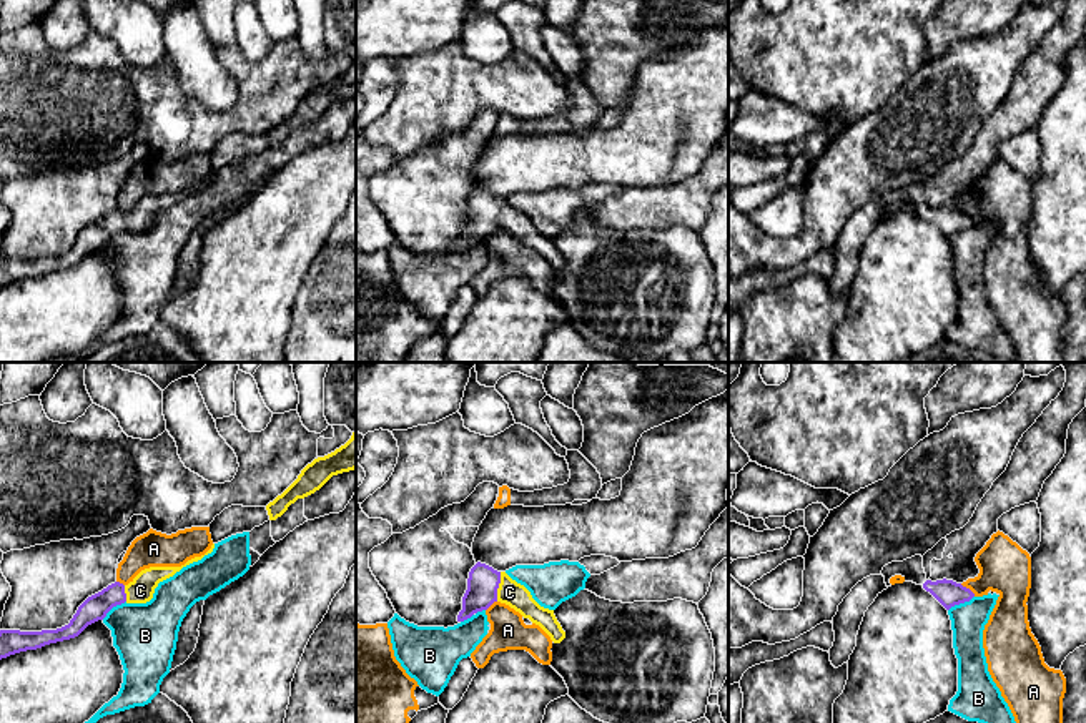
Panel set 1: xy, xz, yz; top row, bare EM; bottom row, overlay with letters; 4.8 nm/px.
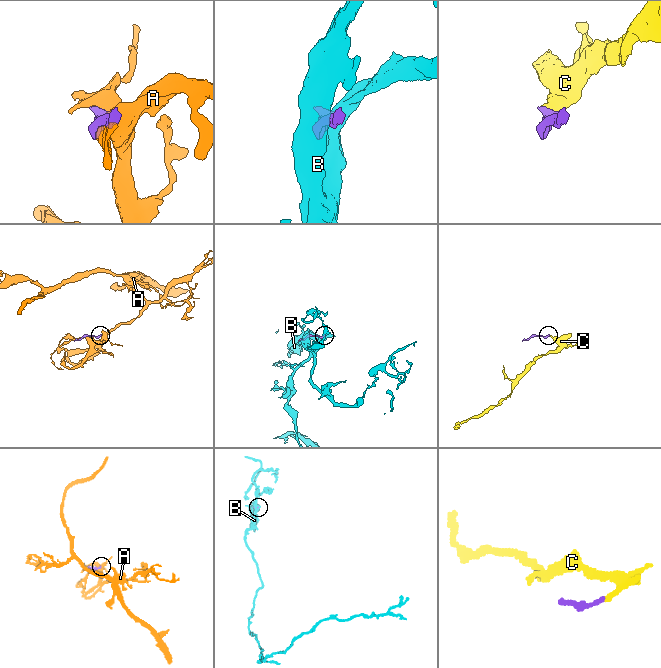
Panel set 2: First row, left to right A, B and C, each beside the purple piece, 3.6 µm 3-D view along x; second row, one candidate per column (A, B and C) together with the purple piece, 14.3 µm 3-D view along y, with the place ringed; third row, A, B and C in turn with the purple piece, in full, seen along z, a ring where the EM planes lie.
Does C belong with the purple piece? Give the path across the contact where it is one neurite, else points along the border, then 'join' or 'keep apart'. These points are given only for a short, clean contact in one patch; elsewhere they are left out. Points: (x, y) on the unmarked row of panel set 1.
across xz (483, 210), (498, 215), (509, 220) | join

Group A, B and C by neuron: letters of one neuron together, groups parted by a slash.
A / B / C

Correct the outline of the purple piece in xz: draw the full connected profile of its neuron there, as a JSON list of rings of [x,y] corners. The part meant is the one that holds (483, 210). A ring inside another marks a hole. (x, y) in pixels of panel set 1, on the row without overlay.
[[[477,189],[469,199],[467,218],[462,224],[462,238],[457,243],[457,249],[464,249],[474,241],[487,238],[494,229],[509,233],[524,246],[539,253],[554,271],[560,271],[565,266],[565,259],[557,249],[554,238],[541,234],[531,219],[506,199],[497,199]]]

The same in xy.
[[[195,184],[188,188],[181,194],[150,194],[141,198],[128,213],[123,213],[120,209],[115,209],[103,216],[101,219],[88,224],[77,238],[73,246],[70,248],[68,253],[57,256],[57,258],[42,258],[42,259],[20,259],[20,258],[0,258],[0,288],[7,286],[10,283],[27,279],[27,278],[37,278],[50,271],[63,269],[78,264],[88,253],[103,248],[106,241],[121,231],[146,231],[153,226],[155,216],[158,214],[160,209],[173,204],[176,199],[180,199],[183,194],[201,188],[201,184]]]

